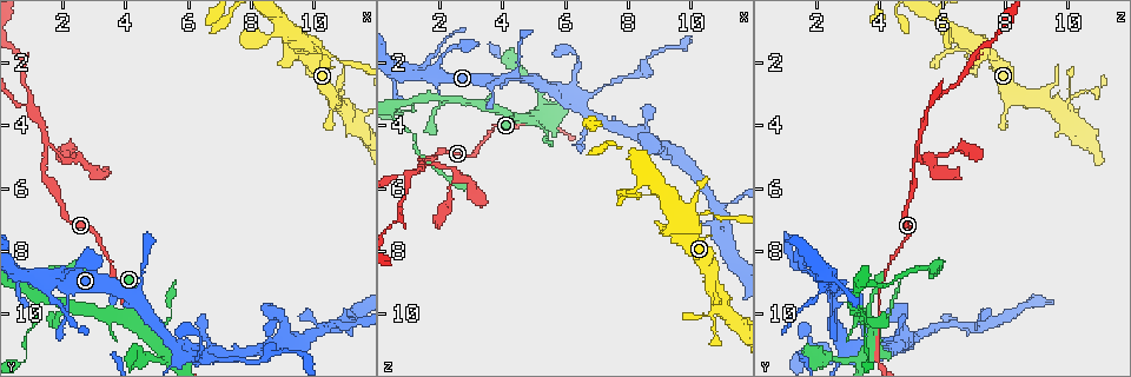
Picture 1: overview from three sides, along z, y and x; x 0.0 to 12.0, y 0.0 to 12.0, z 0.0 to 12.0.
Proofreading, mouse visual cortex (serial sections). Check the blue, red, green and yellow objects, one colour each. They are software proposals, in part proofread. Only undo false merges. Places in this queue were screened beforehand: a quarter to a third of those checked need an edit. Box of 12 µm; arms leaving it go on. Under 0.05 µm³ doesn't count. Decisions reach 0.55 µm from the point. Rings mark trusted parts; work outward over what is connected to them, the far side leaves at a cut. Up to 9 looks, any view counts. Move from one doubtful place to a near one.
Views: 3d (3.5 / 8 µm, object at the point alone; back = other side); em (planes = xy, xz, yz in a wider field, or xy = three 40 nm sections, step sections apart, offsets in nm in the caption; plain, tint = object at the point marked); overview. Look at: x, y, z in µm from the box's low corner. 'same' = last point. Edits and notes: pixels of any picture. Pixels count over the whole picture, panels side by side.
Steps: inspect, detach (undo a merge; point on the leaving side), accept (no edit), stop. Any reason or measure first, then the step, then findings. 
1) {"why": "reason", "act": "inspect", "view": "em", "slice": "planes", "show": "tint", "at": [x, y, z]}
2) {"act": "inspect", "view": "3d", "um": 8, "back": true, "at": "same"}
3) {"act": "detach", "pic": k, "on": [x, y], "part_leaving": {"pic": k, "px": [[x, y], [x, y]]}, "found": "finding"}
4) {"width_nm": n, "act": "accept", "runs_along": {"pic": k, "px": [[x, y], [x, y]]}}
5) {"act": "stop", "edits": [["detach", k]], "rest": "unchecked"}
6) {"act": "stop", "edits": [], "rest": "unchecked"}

{"why": "a fork", "act": "inspect", "view": "3d", "um": 3.5, "at": [1.3, 9.5, 3.2]}

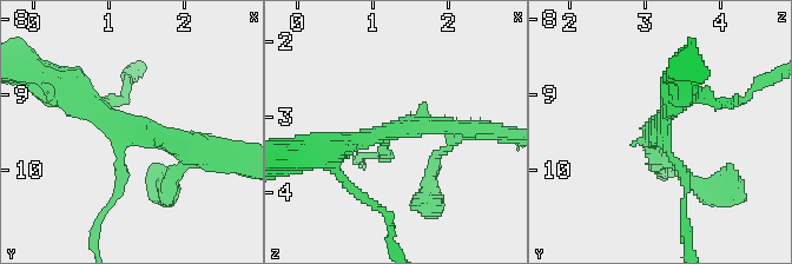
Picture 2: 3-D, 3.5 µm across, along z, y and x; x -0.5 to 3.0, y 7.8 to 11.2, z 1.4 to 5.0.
{"why": "shape alone is not enough", "act": "inspect", "view": "em", "slice": "xy", "step": 1, "show": "tint", "at": [1.30, 9.50, 3.20]}

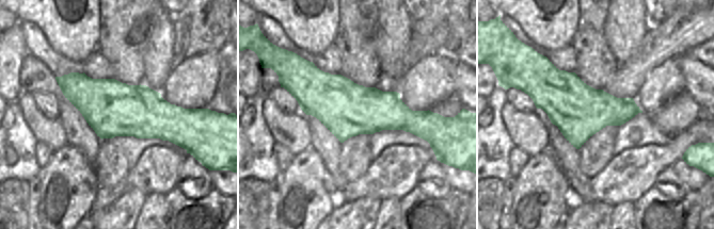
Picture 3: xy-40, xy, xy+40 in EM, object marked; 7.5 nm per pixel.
{"width_nm": 420, "act": "accept", "runs_along": {"pic": 3, "px": [[291, 87], [428, 120]]}, "found": "one cell here"}

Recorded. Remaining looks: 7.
{"why": "three-way junction", "act": "inspect", "view": "3d", "um": 3.5, "at": [1.5, 4.6, 5.2]}

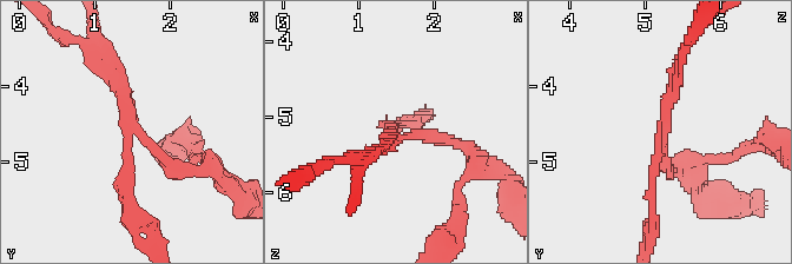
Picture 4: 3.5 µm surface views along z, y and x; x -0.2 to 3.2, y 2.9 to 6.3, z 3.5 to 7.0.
{"arms": 3, "arm_widths_nm": [150, 200, 200], "act": "inspect", "view": "em", "slice": "xy", "step": 5, "show": "tint", "at": [1.50, 4.55, 5.25]}

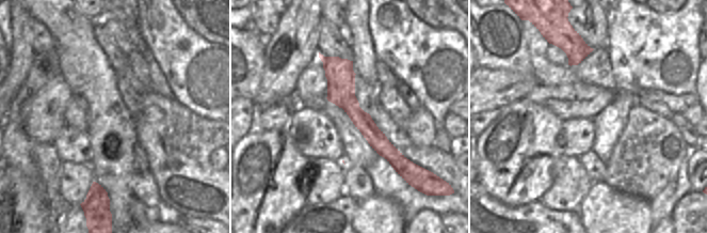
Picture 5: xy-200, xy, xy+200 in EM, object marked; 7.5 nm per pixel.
{"width_nm": 200, "act": "detach", "pic": 4, "on": [671, 162], "part_leaving": {"pic": 4, "px": [[136, 130], [223, 180]]}, "found": "two cells meet here"}

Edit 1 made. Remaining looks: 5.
{"act": "inspect", "view": "overview"}

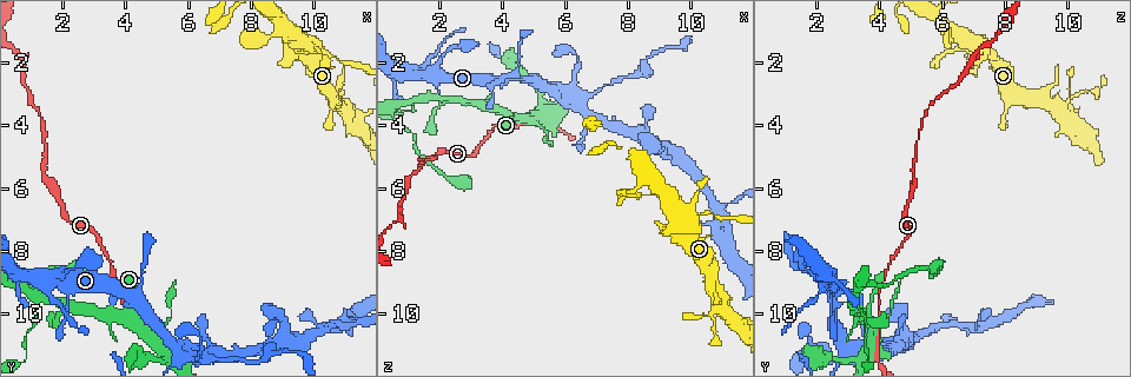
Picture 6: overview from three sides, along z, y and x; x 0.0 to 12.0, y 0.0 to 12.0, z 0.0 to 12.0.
{"why": "narrows sharply", "act": "inspect", "view": "3d", "um": 3.5, "at": [10.8, 1.9, 6.8]}

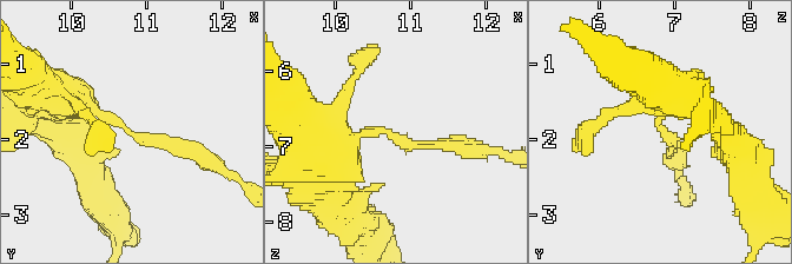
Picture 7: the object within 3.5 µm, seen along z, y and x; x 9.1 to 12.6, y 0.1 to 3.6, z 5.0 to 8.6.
{"arm_widths_nm": [150, 350], "why": "shape alone is not enough", "act": "inspect", "view": "em", "slice": "planes", "show": "plain", "at": [10.80, 1.90, 6.90]}

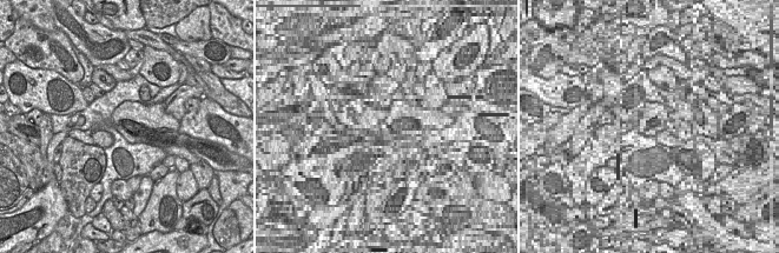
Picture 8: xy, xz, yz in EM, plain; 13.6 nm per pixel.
{"why": "where the object lies", "act": "inspect", "view": "em", "slice": "planes", "show": "tint", "at": "same"}

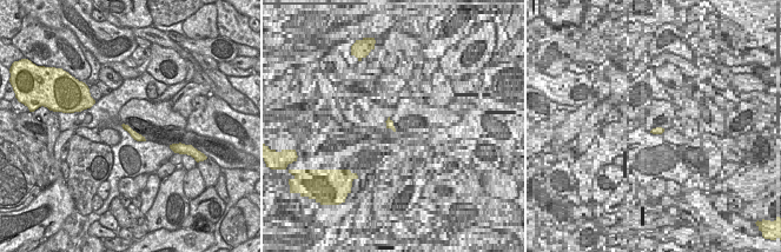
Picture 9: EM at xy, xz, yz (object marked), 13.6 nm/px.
{"act": "accept", "runs_along": {"pic": 9, "px": [[124, 126], [143, 139]]}, "found": "continuous, no second cell"}

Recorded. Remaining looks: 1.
{"act": "stop", "edits": [["detach", 4]], "rest": "unchecked"}

